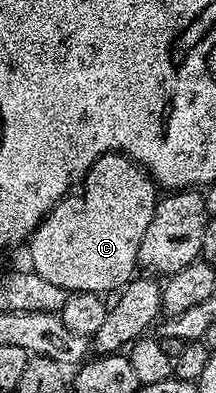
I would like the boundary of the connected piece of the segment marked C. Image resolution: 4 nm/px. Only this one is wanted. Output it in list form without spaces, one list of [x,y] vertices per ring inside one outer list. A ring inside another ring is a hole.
[[[108,152],[93,163],[79,185],[81,193],[65,196],[41,220],[41,224],[27,241],[29,260],[32,271],[45,278],[64,292],[105,292],[116,293],[134,279],[138,271],[137,255],[139,242],[143,242],[143,234],[147,234],[147,226],[151,226],[151,214],[155,214],[155,206],[159,199],[159,188],[152,176],[130,156],[121,152]]]

